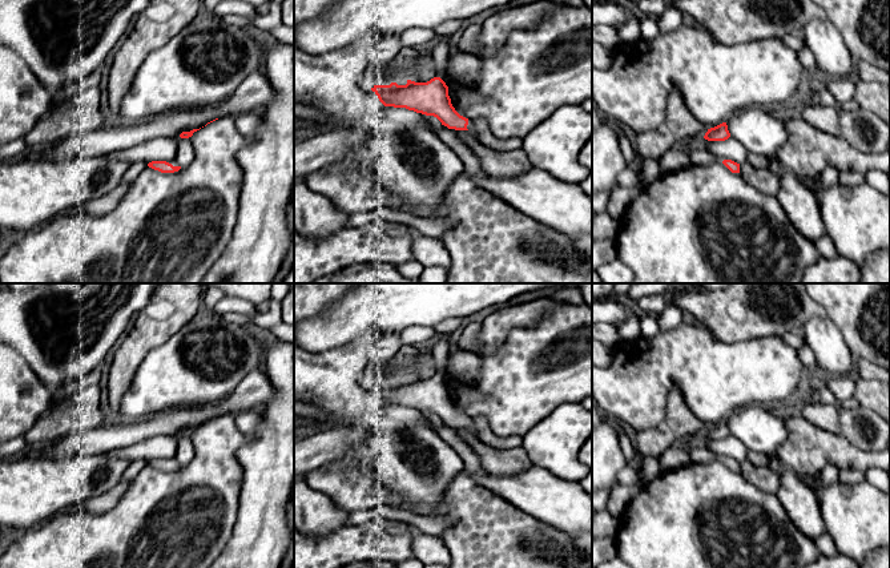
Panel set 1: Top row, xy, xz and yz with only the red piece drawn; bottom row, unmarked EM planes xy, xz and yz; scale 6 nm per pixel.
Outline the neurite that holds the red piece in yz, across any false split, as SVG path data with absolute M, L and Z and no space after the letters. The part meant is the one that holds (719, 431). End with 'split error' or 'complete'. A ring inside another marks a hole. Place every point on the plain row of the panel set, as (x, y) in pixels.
M722 420L714 426L708 427L704 436L708 439L725 439L730 435L726 420Z; complete

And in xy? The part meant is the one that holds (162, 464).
M152 459L148 462L148 464L161 471L174 471L181 467L181 464L173 464L172 462L166 459Z; complete

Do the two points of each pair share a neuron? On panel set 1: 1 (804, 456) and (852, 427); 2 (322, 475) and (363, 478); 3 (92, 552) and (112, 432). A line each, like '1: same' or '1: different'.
1: different
2: same
3: different

